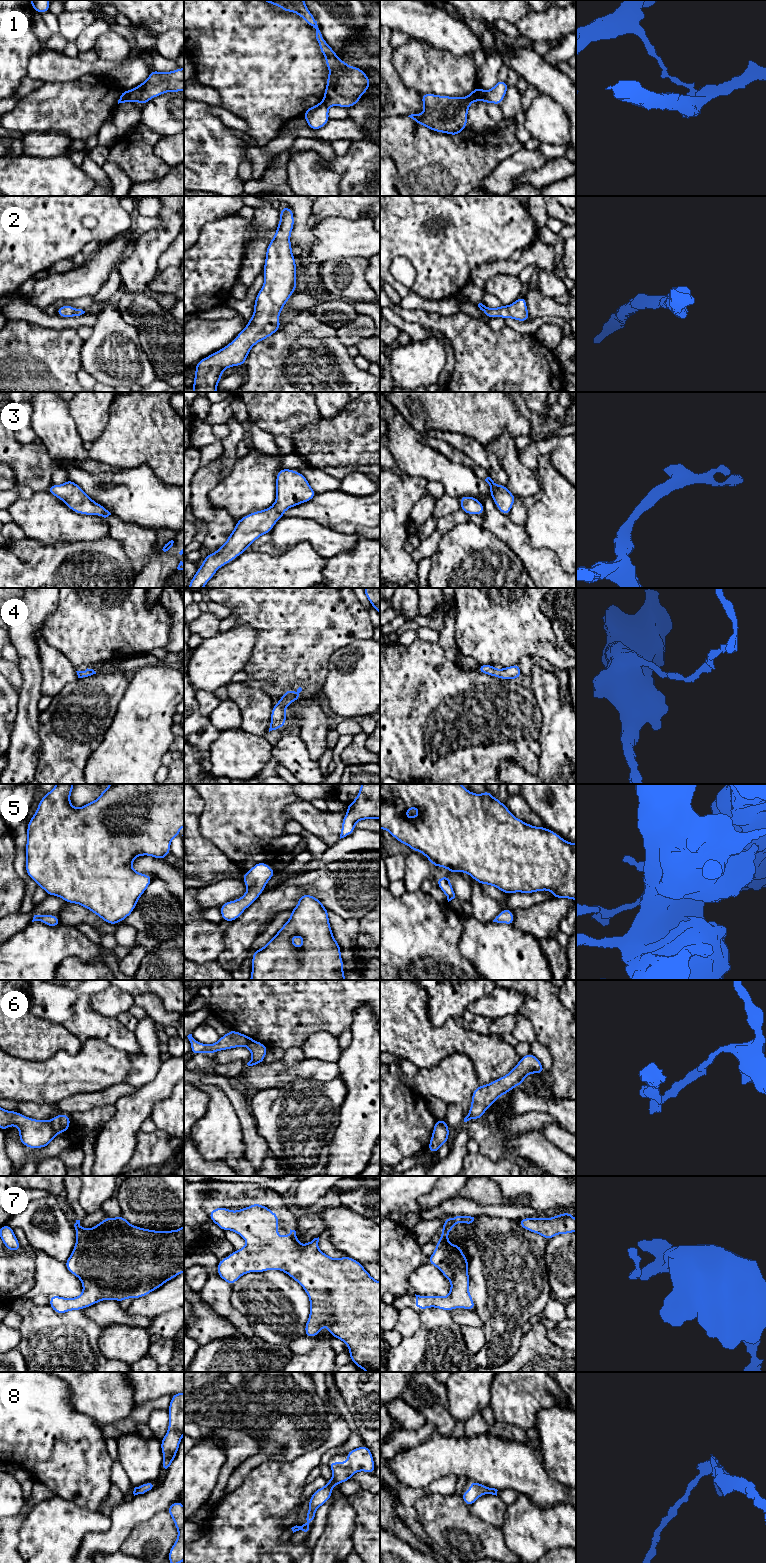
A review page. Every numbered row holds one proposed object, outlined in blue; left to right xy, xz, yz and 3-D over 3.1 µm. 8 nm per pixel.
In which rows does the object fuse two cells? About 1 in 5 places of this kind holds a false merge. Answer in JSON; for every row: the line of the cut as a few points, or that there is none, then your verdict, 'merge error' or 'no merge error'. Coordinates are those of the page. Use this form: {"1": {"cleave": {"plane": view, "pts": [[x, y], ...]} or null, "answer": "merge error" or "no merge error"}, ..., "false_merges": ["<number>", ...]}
{"1": {"cleave": {"plane": "xy", "pts": [[128, 91], [130, 100]]}, "answer": "merge error"}, "2": {"cleave": null, "answer": "no merge error"}, "3": {"cleave": null, "answer": "no merge error"}, "4": {"cleave": null, "answer": "no merge error"}, "5": {"cleave": null, "answer": "no merge error"}, "6": {"cleave": {"plane": "xy", "pts": [[49, 1121], [57, 1133]]}, "answer": "merge error"}, "7": {"cleave": null, "answer": "no merge error"}, "8": {"cleave": null, "answer": "no merge error"}, "false_merges": ["1", "6"]}

